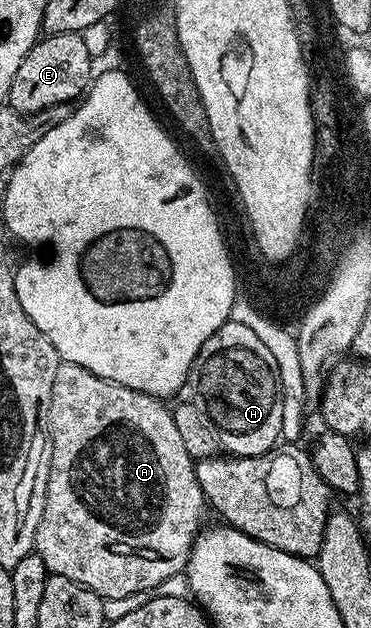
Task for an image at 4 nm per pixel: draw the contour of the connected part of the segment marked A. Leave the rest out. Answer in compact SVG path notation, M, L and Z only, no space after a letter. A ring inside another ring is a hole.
M59 363L56 379L52 381L52 398L48 409L50 473L46 483L44 510L40 514L40 526L36 526L34 551L40 554L40 558L44 558L44 566L50 573L72 578L72 582L88 586L88 590L92 590L103 600L128 598L137 592L150 592L156 586L160 586L160 582L179 575L190 560L194 539L198 537L204 524L202 519L205 518L206 512L208 513L208 505L200 490L200 482L196 482L194 477L196 461L190 457L184 441L180 439L180 433L176 431L173 411L162 404L165 403L159 397L149 396L140 390L132 390L128 386L113 384L110 380L84 370L84 366L75 364Z

